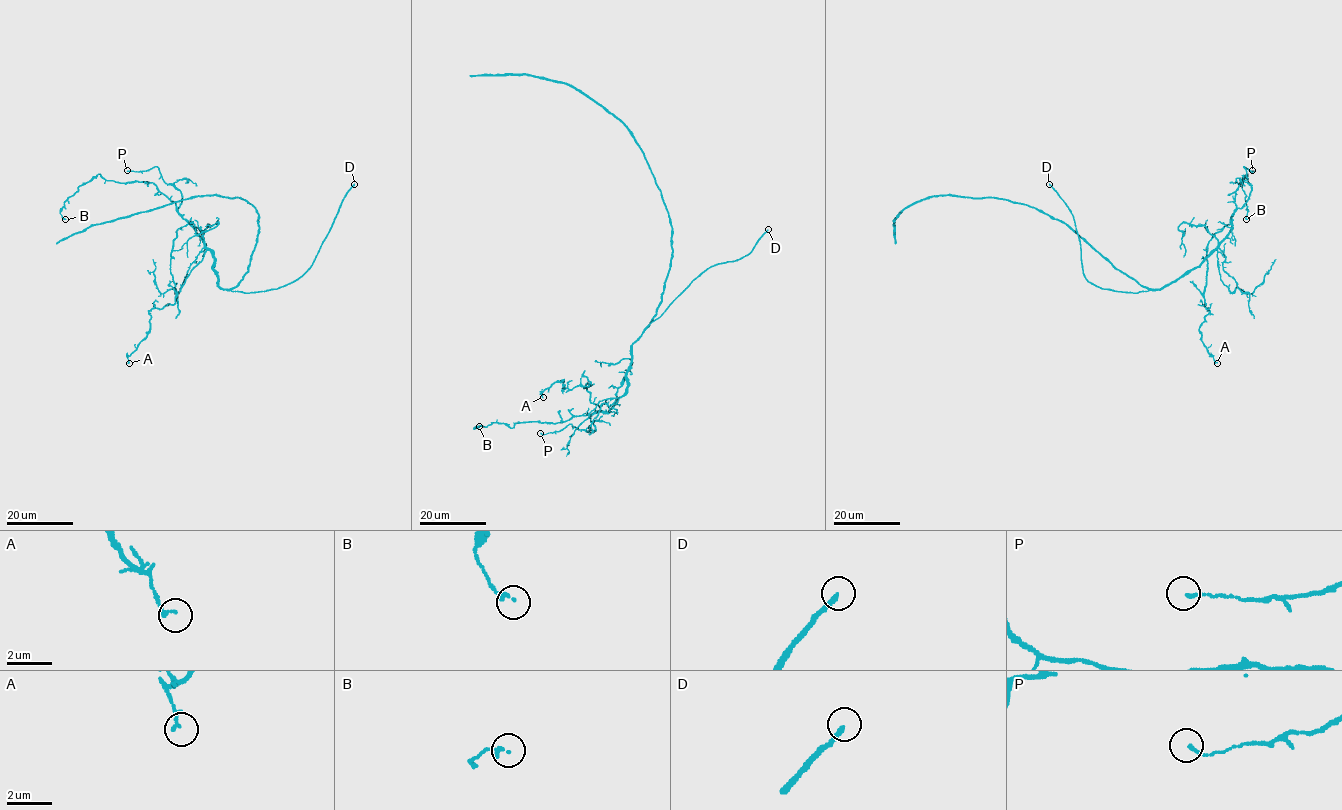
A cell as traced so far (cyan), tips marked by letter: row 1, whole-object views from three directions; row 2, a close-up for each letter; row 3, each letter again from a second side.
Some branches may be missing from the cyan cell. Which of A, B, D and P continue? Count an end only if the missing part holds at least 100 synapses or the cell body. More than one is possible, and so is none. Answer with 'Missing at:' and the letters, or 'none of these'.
Missing at: D

